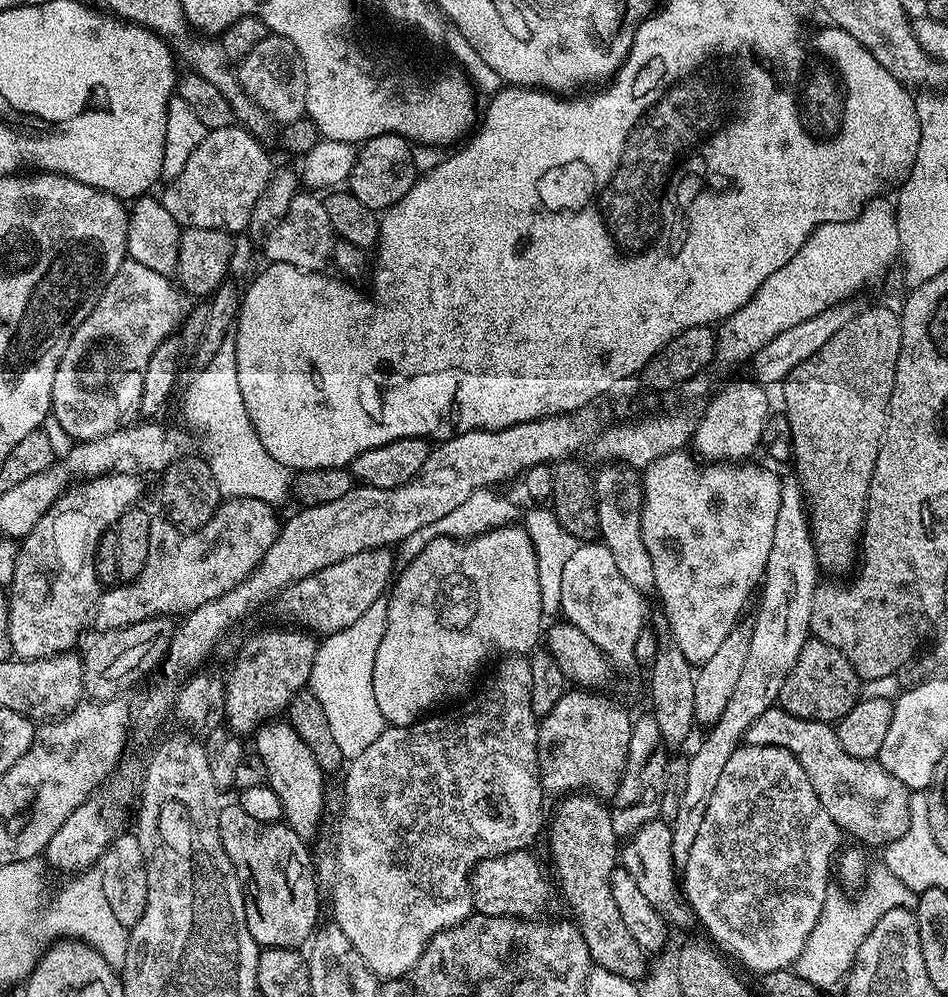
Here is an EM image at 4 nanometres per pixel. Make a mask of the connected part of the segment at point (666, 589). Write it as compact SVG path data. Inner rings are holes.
M679 450L658 457L642 472L644 485L644 505L640 511L642 518L642 538L646 542L646 550L650 554L650 562L654 562L654 578L656 579L655 595L664 599L663 613L668 617L668 629L678 650L686 654L686 658L694 666L704 664L718 649L722 647L722 641L726 634L734 630L734 626L741 619L740 611L748 600L748 594L752 587L757 587L758 581L763 577L764 567L770 558L770 546L774 546L774 522L778 522L778 506L780 505L781 477L775 476L768 468L753 462L704 462L701 468L696 468L697 457L691 451Z

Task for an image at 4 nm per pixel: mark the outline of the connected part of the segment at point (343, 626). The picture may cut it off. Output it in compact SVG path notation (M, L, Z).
M391 547L362 550L362 554L350 554L350 558L334 562L334 566L326 566L289 584L274 600L277 614L284 619L281 621L313 634L344 632L354 626L354 622L358 622L362 614L366 614L366 610L389 591L397 571L392 552Z

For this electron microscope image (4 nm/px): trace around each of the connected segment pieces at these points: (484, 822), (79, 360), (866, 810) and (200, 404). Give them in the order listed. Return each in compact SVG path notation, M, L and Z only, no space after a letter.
M508 654L497 664L500 665L497 666L496 673L485 682L484 689L482 684L479 691L475 693L476 700L465 699L463 703L456 706L461 708L456 708L445 716L432 714L405 728L385 727L383 734L358 759L351 761L347 769L347 772L349 771L346 808L348 821L344 824L344 837L340 840L340 878L336 884L336 902L332 908L336 914L334 924L350 938L353 953L367 964L369 971L381 981L397 980L399 976L406 975L422 958L428 943L435 936L442 930L464 923L473 915L471 878L476 865L507 852L523 852L531 849L533 847L531 844L545 831L546 793L544 787L540 785L540 759L538 758L540 729L536 711L532 709L532 687L534 686L532 661L524 654Z
M125 258L122 266L118 266L118 274L110 278L106 290L86 318L86 322L82 322L82 326L74 330L70 346L66 346L62 362L58 362L58 374L54 376L51 415L54 420L56 416L61 430L66 435L73 436L73 441L83 442L108 436L121 428L127 421L124 419L132 411L137 411L142 402L146 368L150 366L154 350L158 350L165 338L173 335L181 327L182 310L180 312L179 295L181 296L181 293L177 285L169 277L158 274L158 270L150 270L150 266L142 266L142 262Z
M773 706L759 714L758 718L750 723L743 736L743 743L745 745L782 747L790 754L794 754L797 762L806 770L822 806L826 806L826 814L830 814L830 818L834 818L834 822L847 835L849 832L850 835L858 836L868 844L887 846L906 833L907 826L911 822L909 788L902 782L898 782L898 778L894 778L894 774L890 774L876 760L863 760L846 754L846 750L842 750L842 742L838 742L836 729L831 723L803 720L788 713L782 707Z
M229 338L218 346L218 354L210 358L210 362L199 369L200 374L195 380L190 396L184 400L184 416L204 435L208 443L209 456L207 464L217 479L218 488L224 498L237 500L238 498L258 498L262 502L273 506L280 506L294 488L293 473L286 466L282 466L268 453L250 420L246 402L242 396L242 386L238 380L238 358L236 357L235 339Z

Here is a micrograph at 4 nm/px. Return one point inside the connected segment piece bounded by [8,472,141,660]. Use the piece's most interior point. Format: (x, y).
(55, 590)

